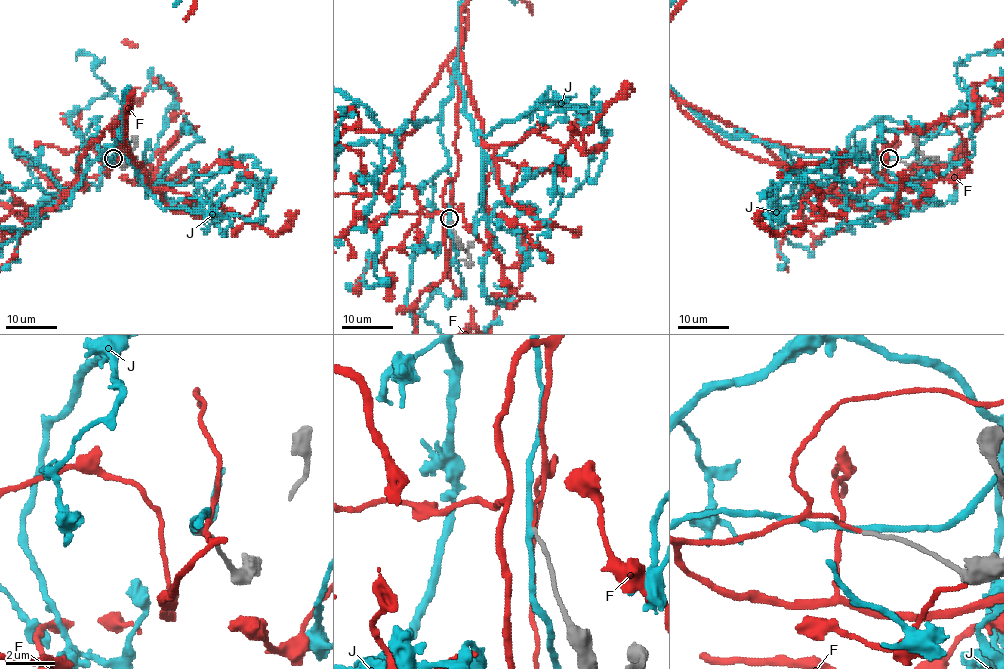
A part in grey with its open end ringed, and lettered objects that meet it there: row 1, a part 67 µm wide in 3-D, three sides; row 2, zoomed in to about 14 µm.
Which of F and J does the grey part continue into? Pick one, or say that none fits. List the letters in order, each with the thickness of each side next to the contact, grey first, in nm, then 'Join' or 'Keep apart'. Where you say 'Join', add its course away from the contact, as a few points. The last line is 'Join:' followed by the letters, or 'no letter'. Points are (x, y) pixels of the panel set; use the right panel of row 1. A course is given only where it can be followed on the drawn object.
F: Thickness 170 nm (grey) against 150 nm. Join
J: Thickness 180 nm (grey) against 220 nm. Keep apart
Join: F

